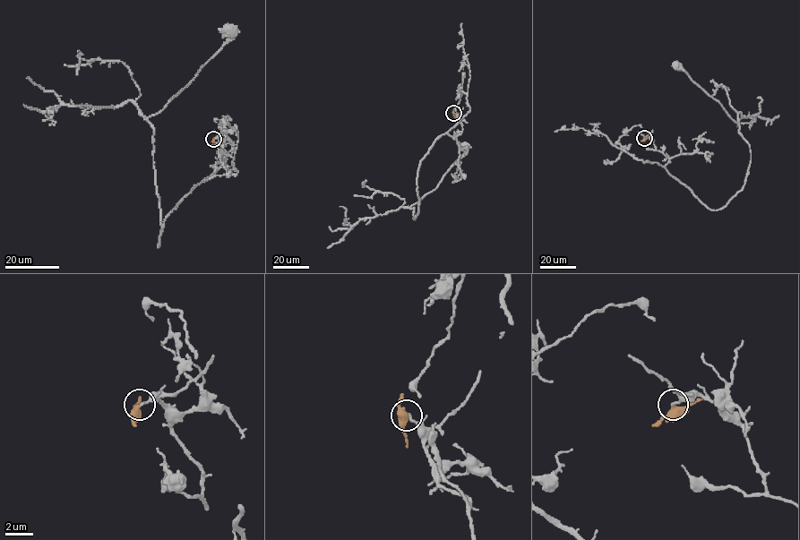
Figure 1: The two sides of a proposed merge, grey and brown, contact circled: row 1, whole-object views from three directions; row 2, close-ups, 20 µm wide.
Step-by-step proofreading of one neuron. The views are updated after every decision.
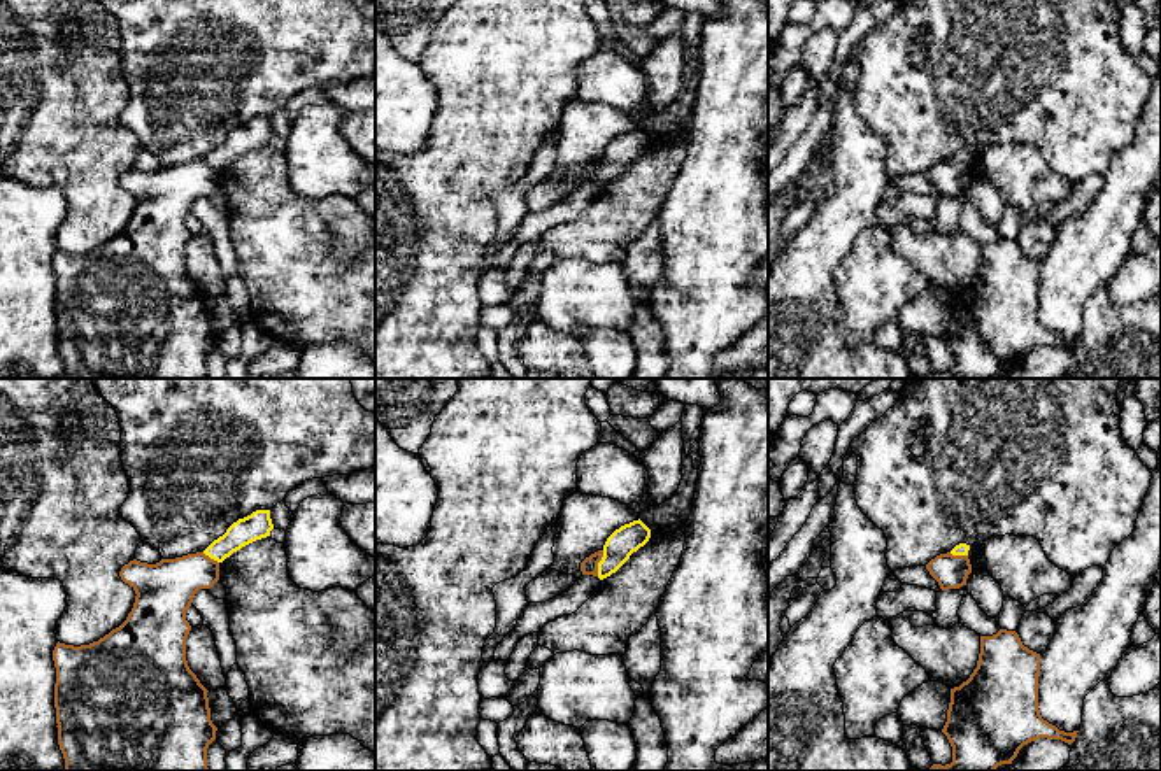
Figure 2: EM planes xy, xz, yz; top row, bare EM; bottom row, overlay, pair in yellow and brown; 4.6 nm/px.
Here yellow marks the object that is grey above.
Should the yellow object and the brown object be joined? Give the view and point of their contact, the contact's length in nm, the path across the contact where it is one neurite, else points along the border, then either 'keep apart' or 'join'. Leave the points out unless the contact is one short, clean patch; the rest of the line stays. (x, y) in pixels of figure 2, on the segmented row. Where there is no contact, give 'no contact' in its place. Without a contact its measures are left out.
contact xz (598, 563); length 120 nm; border xz (604, 551), (597, 575); keep apart

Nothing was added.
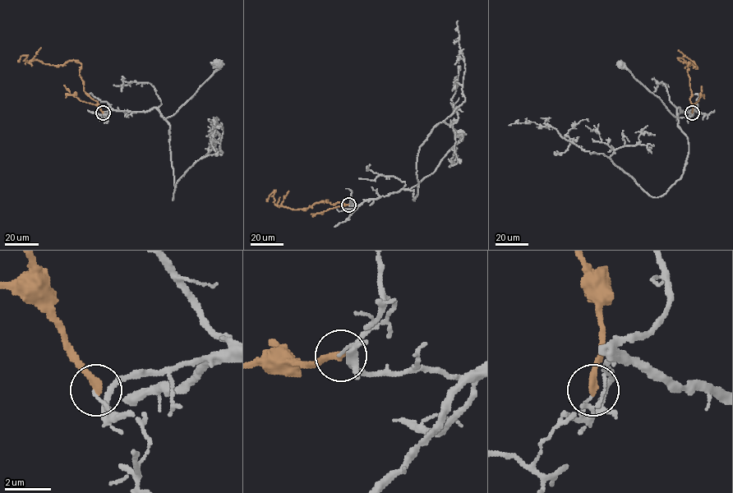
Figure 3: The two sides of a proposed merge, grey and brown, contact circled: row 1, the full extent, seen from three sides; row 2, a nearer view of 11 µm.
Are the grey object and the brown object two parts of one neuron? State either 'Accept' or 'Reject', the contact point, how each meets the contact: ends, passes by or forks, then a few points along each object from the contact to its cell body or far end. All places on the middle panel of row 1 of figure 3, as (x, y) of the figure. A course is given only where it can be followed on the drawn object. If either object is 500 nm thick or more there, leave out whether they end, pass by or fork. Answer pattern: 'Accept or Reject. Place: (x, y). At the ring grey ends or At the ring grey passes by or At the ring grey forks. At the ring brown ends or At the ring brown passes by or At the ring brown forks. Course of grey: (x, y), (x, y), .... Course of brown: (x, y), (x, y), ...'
Reject. Place: (348, 205). At the ring grey ends. At the ring brown ends. Course of grey: (348, 205), (359, 205), (365, 200), (416, 186), (435, 170), (440, 161), (461, 138), (462, 133). Course of brown: (348, 205), (325, 200), (306, 209), (292, 209), (275, 204), (274, 191), (267, 201)

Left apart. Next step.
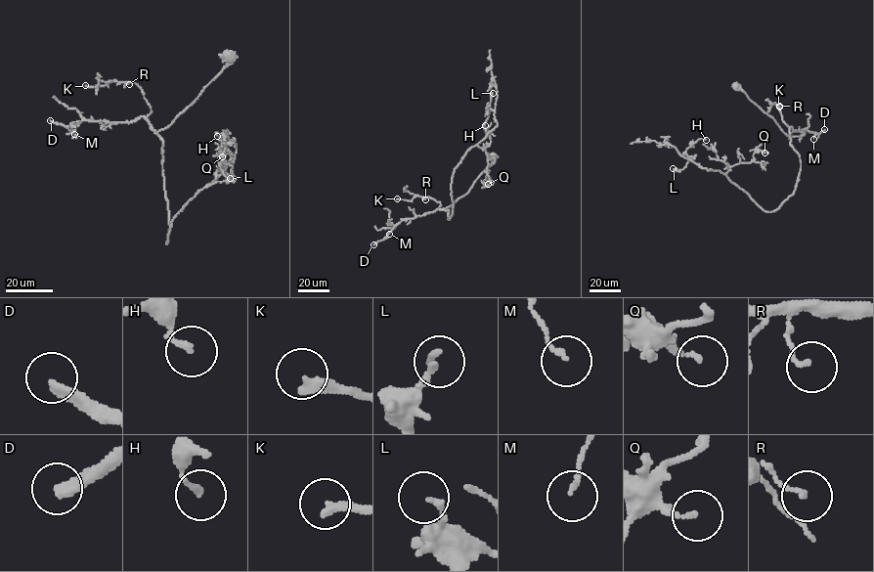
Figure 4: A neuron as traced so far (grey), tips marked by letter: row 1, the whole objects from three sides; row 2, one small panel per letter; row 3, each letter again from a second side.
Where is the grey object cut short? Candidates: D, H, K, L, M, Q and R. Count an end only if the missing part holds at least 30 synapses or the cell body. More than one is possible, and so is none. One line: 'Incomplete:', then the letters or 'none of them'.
Incomplete: D

